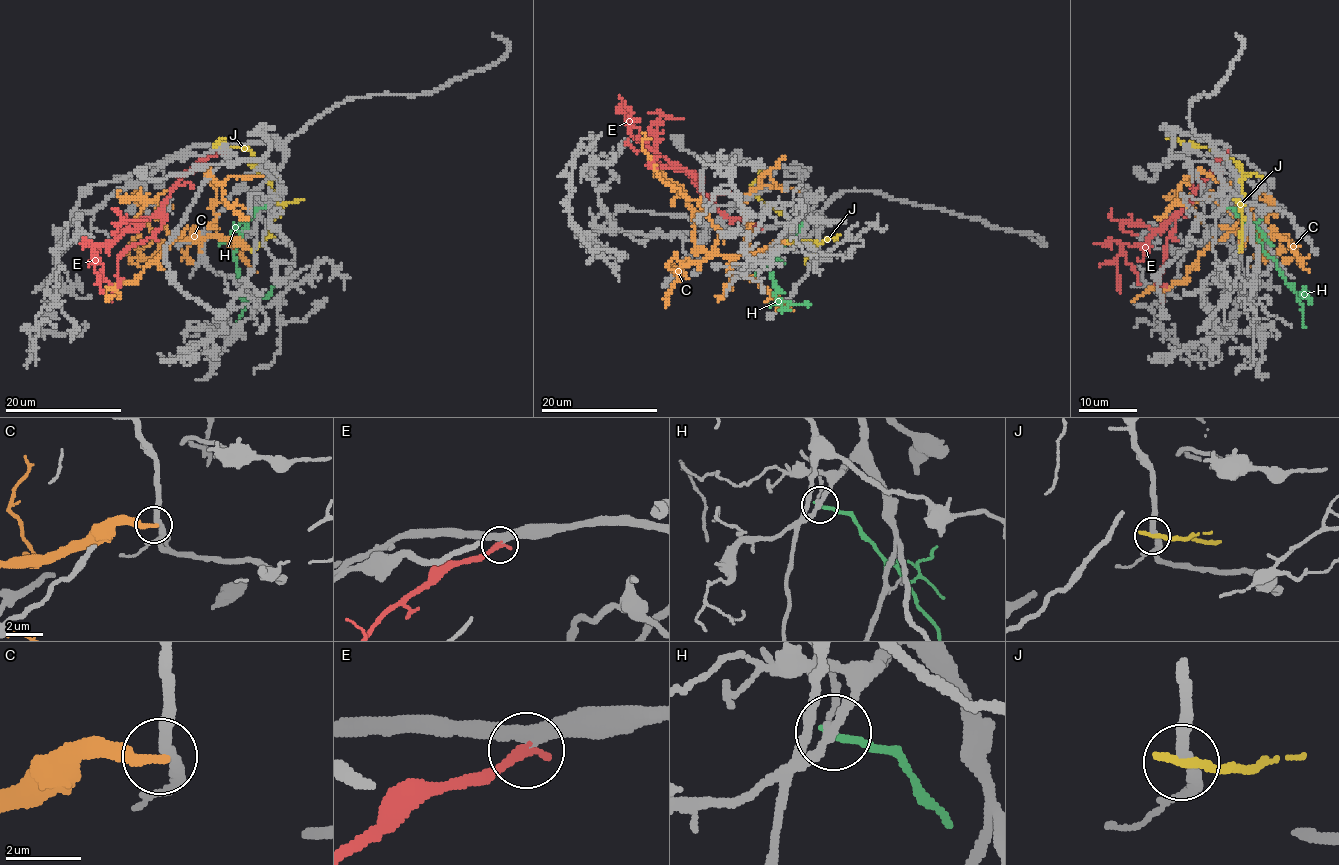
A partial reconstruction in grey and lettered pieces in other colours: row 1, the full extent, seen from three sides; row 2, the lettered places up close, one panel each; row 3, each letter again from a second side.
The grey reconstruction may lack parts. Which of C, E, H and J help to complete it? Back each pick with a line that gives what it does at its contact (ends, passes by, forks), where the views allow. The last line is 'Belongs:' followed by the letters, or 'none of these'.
E: It ends there
Belongs: E

